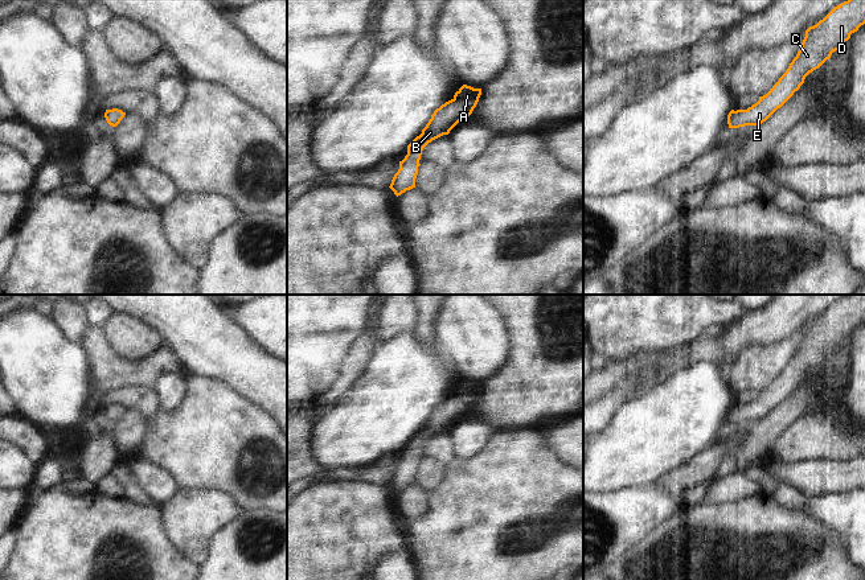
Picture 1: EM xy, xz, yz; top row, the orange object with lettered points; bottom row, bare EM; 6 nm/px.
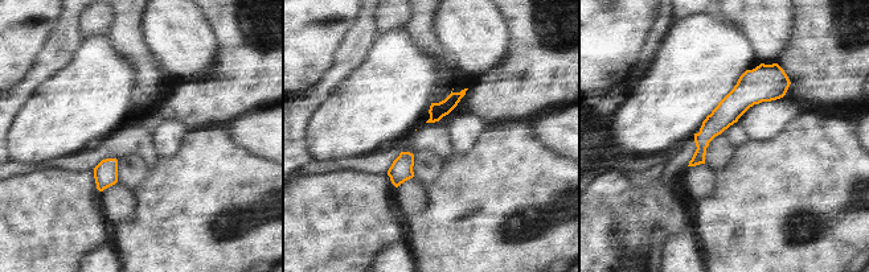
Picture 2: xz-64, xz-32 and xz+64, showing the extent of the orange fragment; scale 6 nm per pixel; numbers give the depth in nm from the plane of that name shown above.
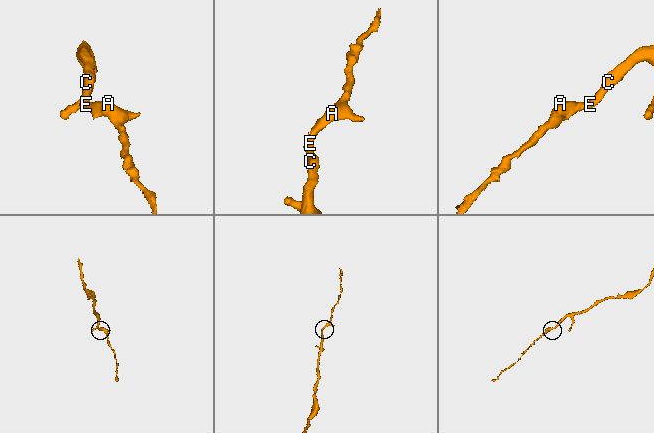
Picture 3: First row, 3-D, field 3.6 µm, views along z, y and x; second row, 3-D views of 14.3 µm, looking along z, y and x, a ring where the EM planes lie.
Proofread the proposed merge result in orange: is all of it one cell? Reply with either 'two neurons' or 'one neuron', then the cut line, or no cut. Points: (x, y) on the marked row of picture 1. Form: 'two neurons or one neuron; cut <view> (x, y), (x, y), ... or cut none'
one neuron; cut none

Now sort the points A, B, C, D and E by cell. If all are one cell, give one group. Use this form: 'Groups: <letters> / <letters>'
Groups: A B C D E.

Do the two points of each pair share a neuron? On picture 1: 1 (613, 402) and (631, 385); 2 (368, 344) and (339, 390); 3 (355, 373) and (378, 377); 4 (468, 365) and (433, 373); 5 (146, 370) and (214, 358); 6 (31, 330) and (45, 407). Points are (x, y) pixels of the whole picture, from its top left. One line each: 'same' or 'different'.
1: same
2: same
3: different
4: different
5: different
6: same

